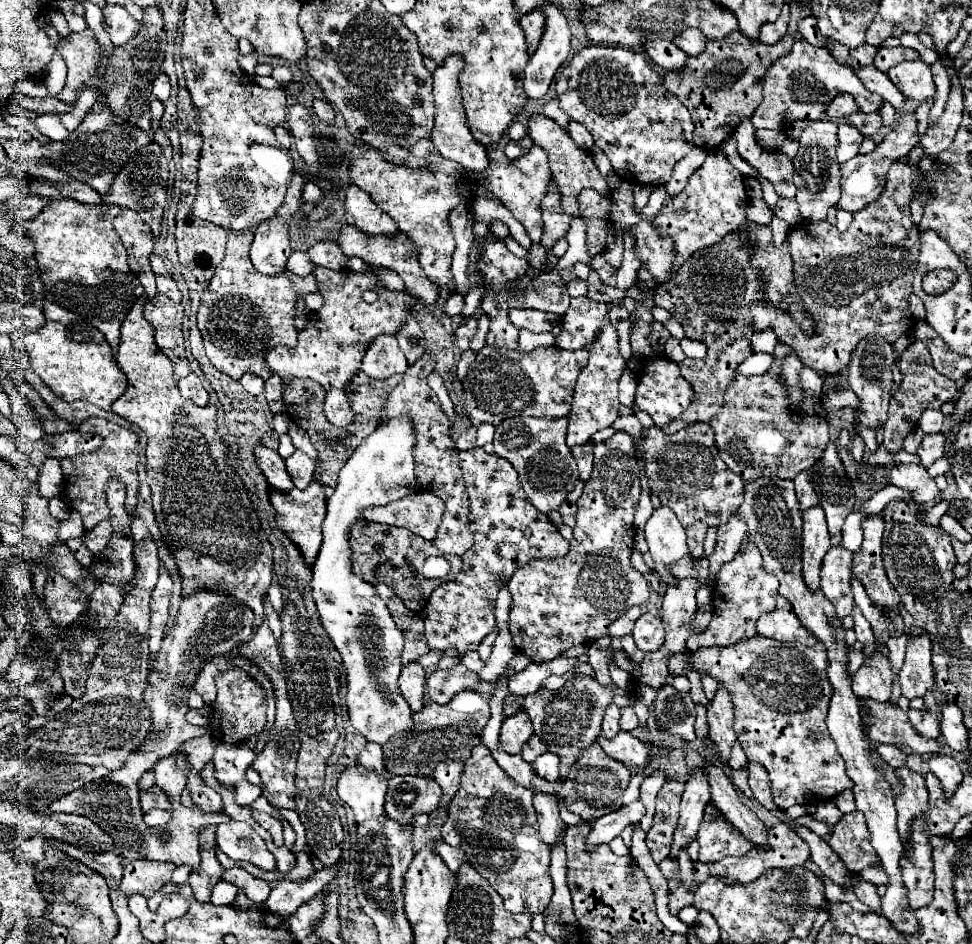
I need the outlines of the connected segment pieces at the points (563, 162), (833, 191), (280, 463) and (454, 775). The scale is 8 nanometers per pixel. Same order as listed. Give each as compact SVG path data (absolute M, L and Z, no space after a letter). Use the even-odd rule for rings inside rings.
M532 114L530 120L528 120L528 136L534 140L534 144L542 146L546 150L546 154L548 154L550 168L552 168L552 178L558 184L558 190L560 190L560 196L562 196L562 208L564 208L566 214L570 214L572 218L578 216L576 194L580 192L580 188L594 188L594 190L598 190L604 196L610 194L608 182L604 180L600 170L596 168L592 156L586 150L578 148L574 144L574 140L568 136L568 132L564 128L560 128L554 120L550 120L544 114Z
M828 120L810 122L800 134L800 148L794 158L794 184L796 184L796 202L800 216L812 222L824 220L830 206L836 206L840 200L840 164L836 162L836 136L838 124Z
M258 444L258 446L252 448L252 454L254 454L254 460L256 460L258 468L262 470L262 474L266 476L266 480L268 480L276 490L290 490L290 488L294 488L292 478L290 478L288 472L286 472L284 460L282 460L274 450Z
M444 760L436 766L432 778L440 784L442 788L442 798L440 798L440 808L444 810L450 800L454 798L454 794L460 788L460 774L462 774L462 760Z

